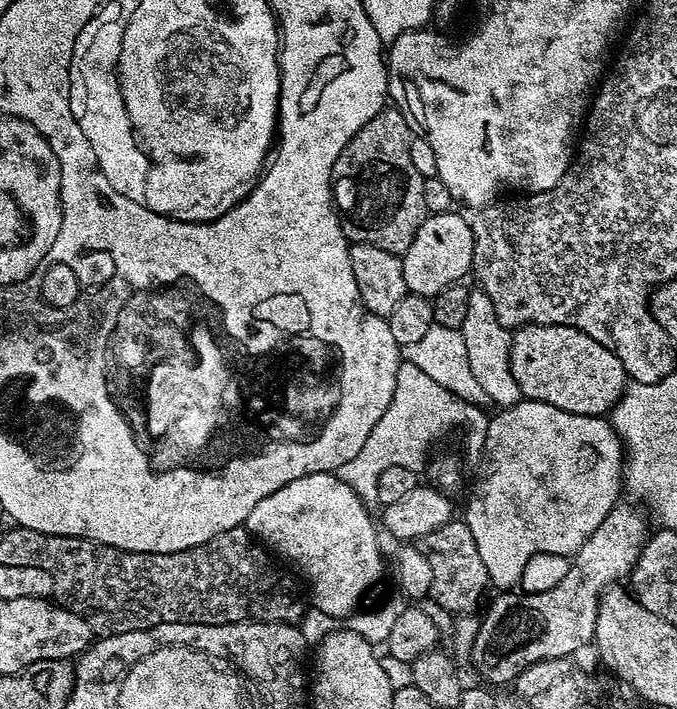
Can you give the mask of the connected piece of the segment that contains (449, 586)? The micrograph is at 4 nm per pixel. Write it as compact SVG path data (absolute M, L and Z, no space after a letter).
M453 518L446 526L438 526L438 530L430 530L418 542L421 552L426 554L430 561L430 570L434 570L436 577L430 586L428 596L440 608L455 614L468 614L473 611L472 607L484 596L484 591L490 588L490 581L486 574L486 566L482 566L482 558L478 554L478 546L474 546L474 534L470 534L470 526L465 524L463 519Z

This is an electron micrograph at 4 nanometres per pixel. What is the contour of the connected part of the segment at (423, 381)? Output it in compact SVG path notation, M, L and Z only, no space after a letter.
M401 361L390 405L366 438L365 445L358 450L357 457L343 463L337 469L336 475L358 493L365 504L375 505L377 480L387 467L403 466L408 470L421 473L423 466L425 469L427 465L428 452L434 440L462 426L470 426L469 442L476 448L481 447L485 440L488 422L489 417L483 409L454 396L414 364Z

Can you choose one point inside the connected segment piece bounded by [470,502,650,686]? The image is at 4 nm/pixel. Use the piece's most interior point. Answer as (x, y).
(521, 628)

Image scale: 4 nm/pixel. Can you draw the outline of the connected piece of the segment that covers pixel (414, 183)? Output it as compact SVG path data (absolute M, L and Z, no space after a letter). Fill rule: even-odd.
M385 106L350 138L346 150L338 154L332 171L332 202L341 215L344 235L352 244L378 246L378 250L393 252L398 257L410 250L418 226L429 215L426 201L422 199L424 177L414 170L414 161L410 158L414 128L412 132L407 119L399 107Z

